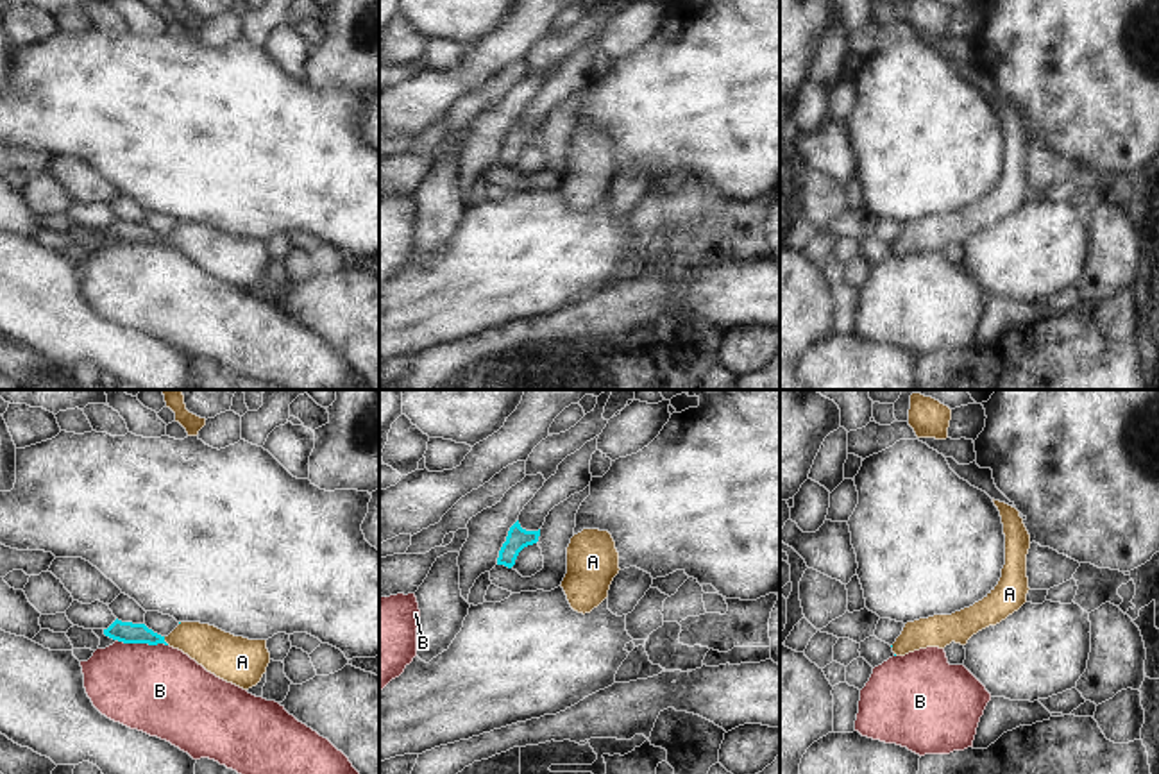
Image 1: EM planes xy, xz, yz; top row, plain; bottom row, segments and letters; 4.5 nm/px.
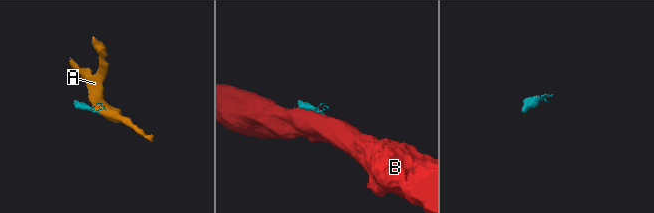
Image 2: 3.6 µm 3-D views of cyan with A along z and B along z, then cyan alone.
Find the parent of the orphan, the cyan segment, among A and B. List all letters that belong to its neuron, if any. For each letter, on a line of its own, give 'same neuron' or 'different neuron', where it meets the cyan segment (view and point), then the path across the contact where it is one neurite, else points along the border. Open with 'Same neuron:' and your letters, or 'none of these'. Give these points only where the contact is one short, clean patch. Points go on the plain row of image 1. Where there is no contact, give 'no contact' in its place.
Same neuron: A
A: same neuron | xy (163, 240) | across xy (124, 231), (163, 240), (199, 240), (217, 251)
B: different neuron | xy (142, 242) | along xy (117, 238), (167, 245)

